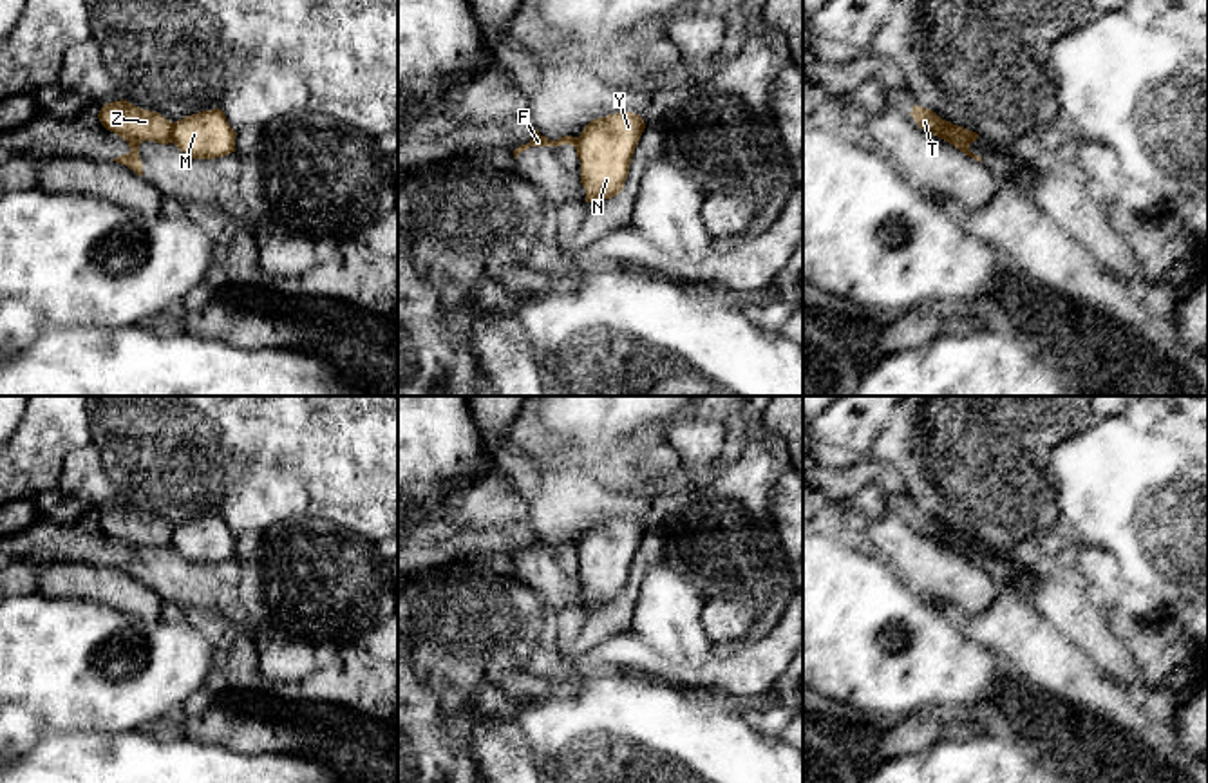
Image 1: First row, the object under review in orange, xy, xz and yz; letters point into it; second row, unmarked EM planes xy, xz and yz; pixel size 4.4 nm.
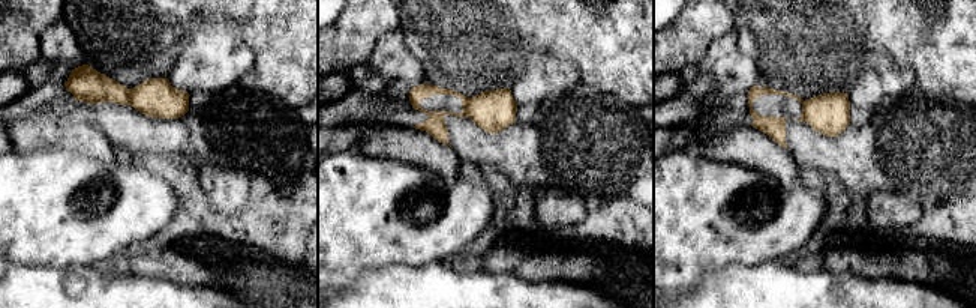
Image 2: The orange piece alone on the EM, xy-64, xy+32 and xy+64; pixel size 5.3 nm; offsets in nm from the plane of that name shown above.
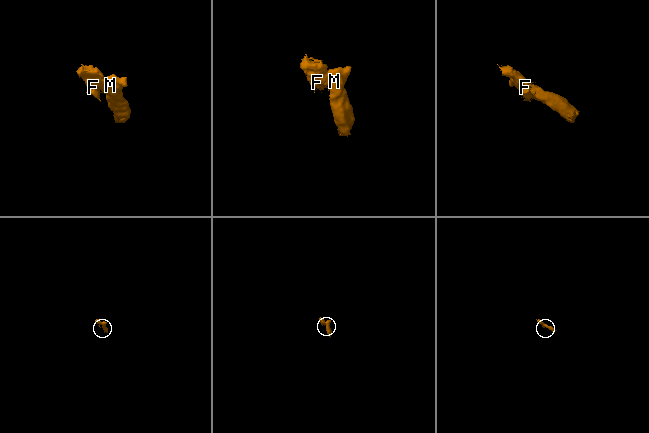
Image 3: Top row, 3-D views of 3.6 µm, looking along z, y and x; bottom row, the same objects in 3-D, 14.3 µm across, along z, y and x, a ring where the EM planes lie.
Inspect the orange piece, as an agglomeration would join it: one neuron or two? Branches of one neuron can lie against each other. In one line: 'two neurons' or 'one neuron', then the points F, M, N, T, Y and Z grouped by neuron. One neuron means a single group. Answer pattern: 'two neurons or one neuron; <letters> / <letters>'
two neurons; F Z / M N T Y

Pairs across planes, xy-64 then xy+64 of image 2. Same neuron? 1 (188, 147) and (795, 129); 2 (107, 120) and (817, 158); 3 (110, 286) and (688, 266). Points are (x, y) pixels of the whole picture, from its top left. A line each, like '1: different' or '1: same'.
1: same
2: same
3: different

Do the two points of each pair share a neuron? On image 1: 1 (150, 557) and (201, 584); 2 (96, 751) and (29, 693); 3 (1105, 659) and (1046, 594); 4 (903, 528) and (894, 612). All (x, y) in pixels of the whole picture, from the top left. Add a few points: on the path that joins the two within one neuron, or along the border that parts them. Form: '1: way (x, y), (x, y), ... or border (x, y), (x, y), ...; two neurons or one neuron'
1: way (163, 570), (188, 584); one neuron
2: border (118, 733), (49, 731), (33, 744); two neurons
3: way (1096, 642), (1062, 608); one neuron
4: border (870, 550), (896, 572); two neurons

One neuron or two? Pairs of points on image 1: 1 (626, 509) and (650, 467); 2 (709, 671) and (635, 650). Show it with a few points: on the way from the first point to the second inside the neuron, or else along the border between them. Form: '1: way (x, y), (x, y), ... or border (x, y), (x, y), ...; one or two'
1: border (617, 490), (653, 496); two
2: way (691, 673), (675, 673), (653, 664); one

